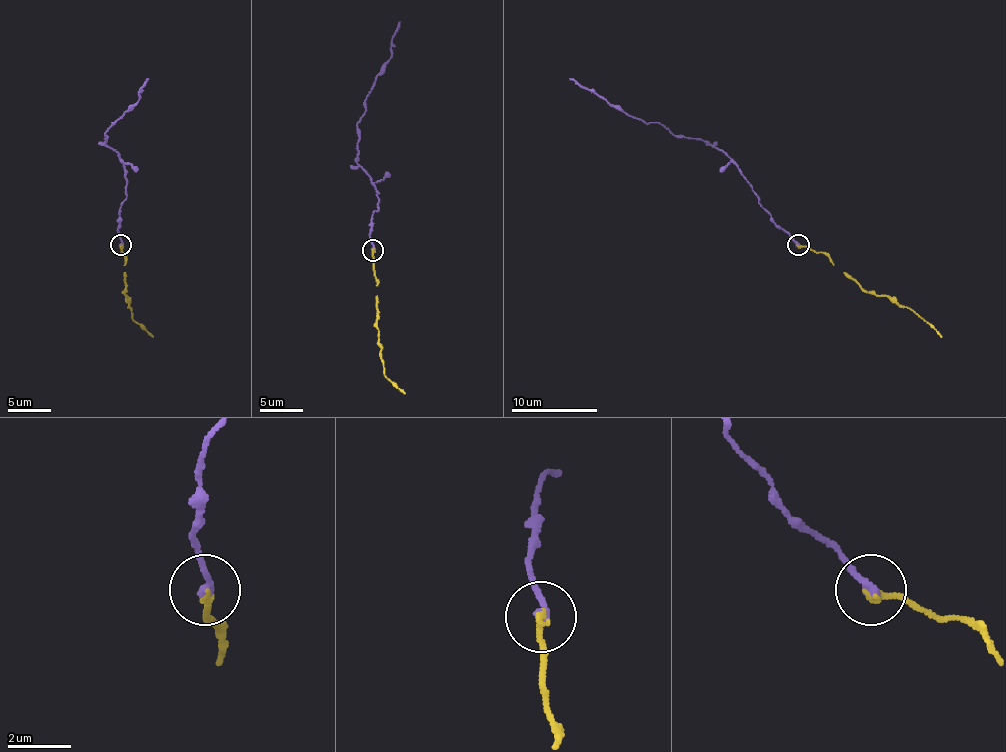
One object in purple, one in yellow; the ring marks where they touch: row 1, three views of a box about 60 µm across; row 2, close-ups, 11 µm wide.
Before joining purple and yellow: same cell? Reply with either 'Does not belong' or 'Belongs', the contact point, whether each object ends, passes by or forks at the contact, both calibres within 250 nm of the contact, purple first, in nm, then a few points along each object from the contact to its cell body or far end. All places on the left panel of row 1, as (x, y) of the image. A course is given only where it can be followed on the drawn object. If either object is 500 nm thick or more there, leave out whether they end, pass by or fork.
Belongs. Place: (121, 244). At the ring purple ends. At the ring yellow ends. Thickness 320 nm (purple) against 160 nm. Course of purple: (121, 244), (126, 167), (106, 137), (149, 79). Course of yellow: (121, 244), (126, 261), (128, 306), (132, 317), (153, 336)

